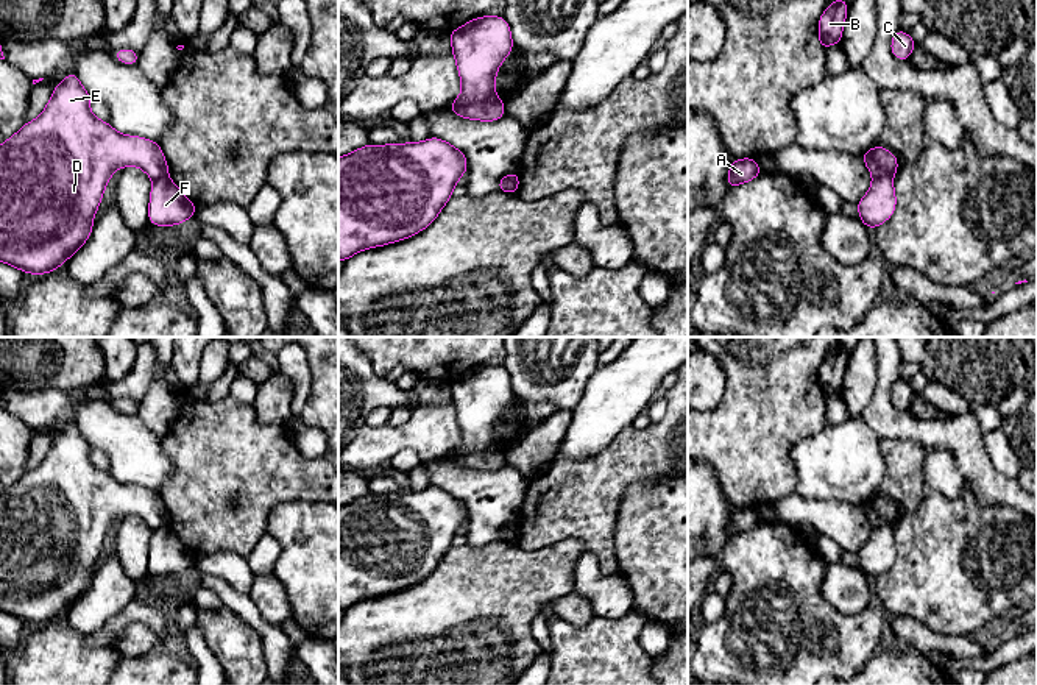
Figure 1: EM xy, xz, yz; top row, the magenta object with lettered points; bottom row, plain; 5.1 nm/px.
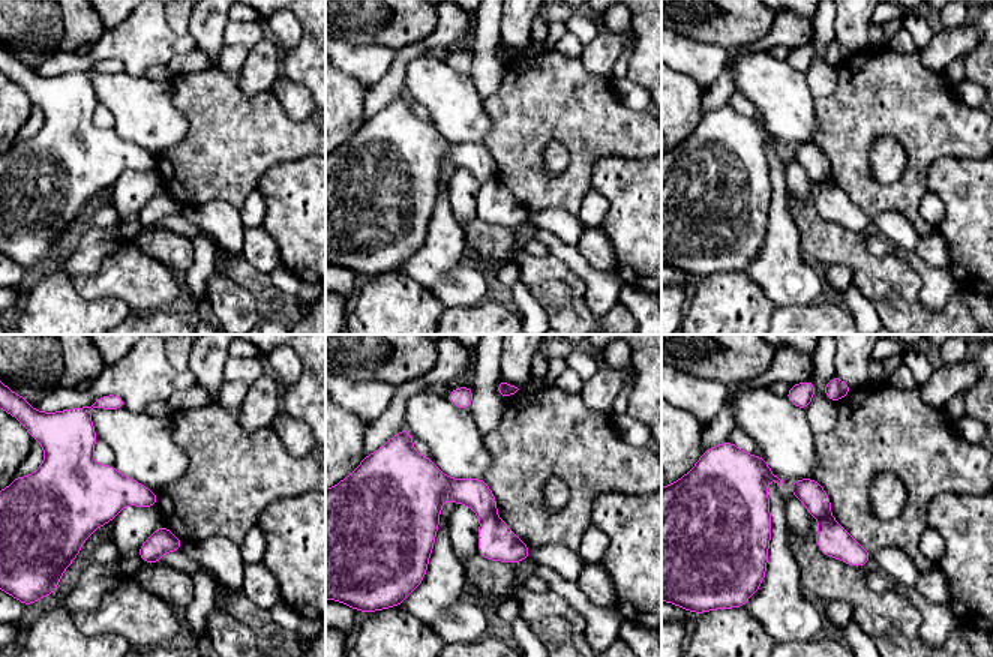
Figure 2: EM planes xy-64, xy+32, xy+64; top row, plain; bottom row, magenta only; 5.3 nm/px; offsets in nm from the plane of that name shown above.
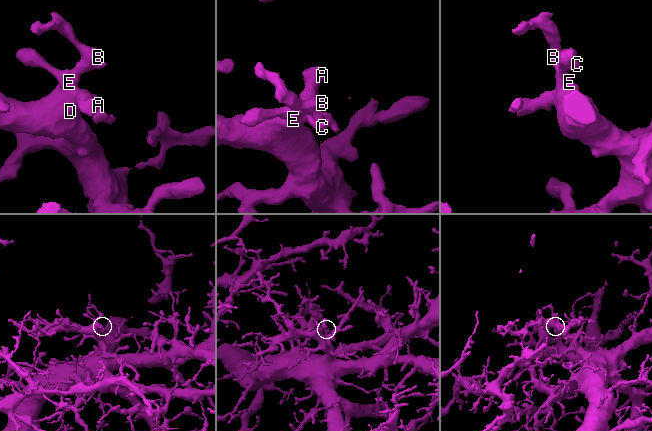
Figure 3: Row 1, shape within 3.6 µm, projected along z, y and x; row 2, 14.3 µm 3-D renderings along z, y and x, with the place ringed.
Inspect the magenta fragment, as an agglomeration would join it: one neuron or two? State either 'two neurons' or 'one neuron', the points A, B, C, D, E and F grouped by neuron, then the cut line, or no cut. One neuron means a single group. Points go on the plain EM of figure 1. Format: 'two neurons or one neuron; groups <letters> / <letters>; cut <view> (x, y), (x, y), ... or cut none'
two neurons; groups A B C D E / F; cut yz (891, 525), (874, 528)

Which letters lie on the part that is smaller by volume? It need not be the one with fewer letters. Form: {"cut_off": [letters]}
{"cut_off": ["F"]}

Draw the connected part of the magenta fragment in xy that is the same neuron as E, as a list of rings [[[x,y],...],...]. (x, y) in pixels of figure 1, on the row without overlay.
[[[72,420],[41,465],[0,495],[0,612],[39,626],[62,616],[90,587],[94,565],[117,518],[136,515],[153,531],[168,524],[156,490],[119,482],[90,462],[90,451]]]

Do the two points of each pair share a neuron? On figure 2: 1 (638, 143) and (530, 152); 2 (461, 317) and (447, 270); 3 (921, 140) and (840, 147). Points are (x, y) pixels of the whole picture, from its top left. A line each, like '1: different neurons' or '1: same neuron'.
1: same neuron
2: different neurons
3: same neuron

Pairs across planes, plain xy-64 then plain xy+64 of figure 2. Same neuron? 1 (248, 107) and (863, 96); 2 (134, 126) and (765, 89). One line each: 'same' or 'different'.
1: same
2: same

